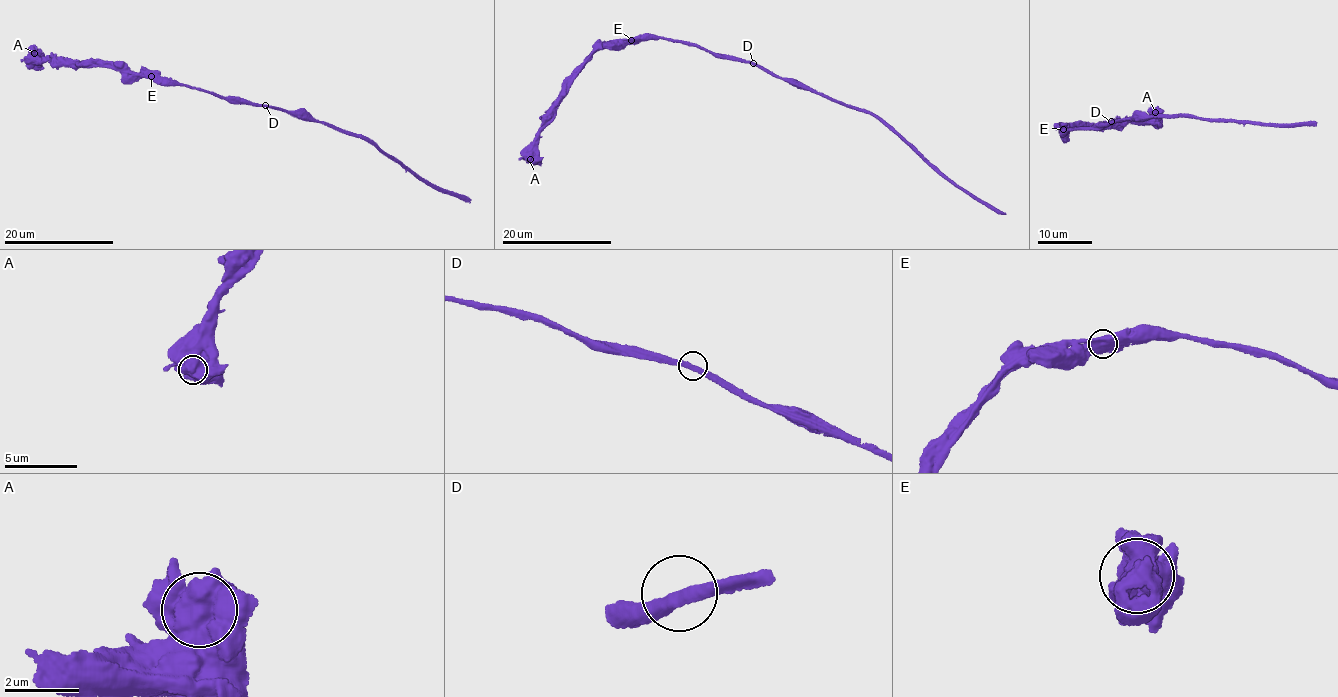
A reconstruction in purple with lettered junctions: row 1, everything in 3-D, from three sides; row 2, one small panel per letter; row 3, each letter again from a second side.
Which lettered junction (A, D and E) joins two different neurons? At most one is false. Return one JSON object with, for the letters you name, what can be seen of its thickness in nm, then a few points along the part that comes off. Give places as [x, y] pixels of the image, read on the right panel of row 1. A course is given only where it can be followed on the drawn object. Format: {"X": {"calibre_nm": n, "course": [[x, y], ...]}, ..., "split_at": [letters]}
{"E": {"calibre_nm": 850, "course": [[1063, 129], [1067, 125], [1100, 129], [1118, 124], [1127, 115]]}, "split_at": ["E"]}

